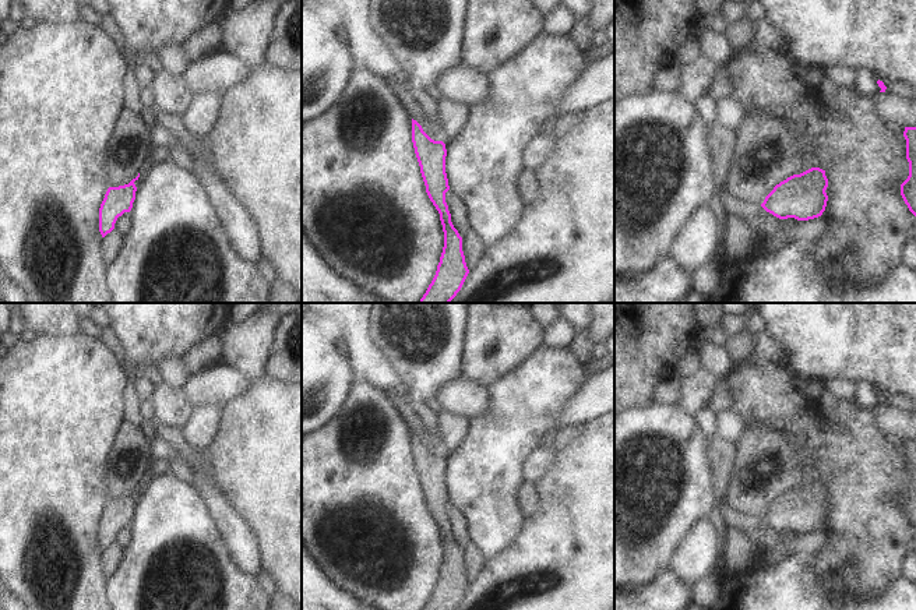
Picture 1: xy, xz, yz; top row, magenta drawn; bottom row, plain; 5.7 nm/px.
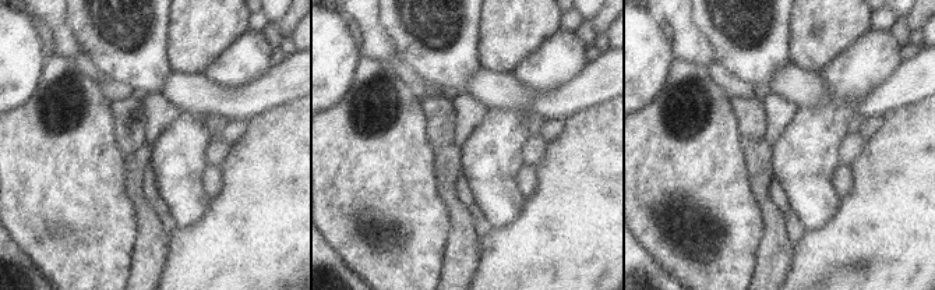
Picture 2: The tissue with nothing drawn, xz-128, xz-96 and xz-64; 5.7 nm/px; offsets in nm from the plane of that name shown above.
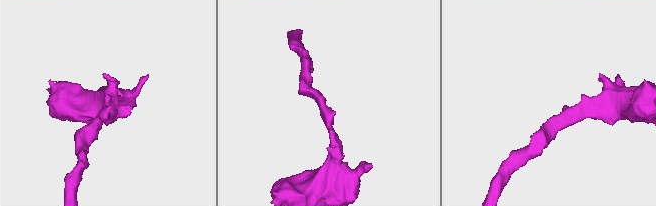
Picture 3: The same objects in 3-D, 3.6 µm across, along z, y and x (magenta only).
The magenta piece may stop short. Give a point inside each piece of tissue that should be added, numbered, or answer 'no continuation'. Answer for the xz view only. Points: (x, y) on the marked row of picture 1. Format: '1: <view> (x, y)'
1: xz (453, 115)

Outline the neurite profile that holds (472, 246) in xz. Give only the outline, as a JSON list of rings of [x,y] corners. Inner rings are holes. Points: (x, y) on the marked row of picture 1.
[[[469,228],[462,237],[462,251],[466,267],[471,271],[485,251],[485,243],[478,237],[472,228]]]

